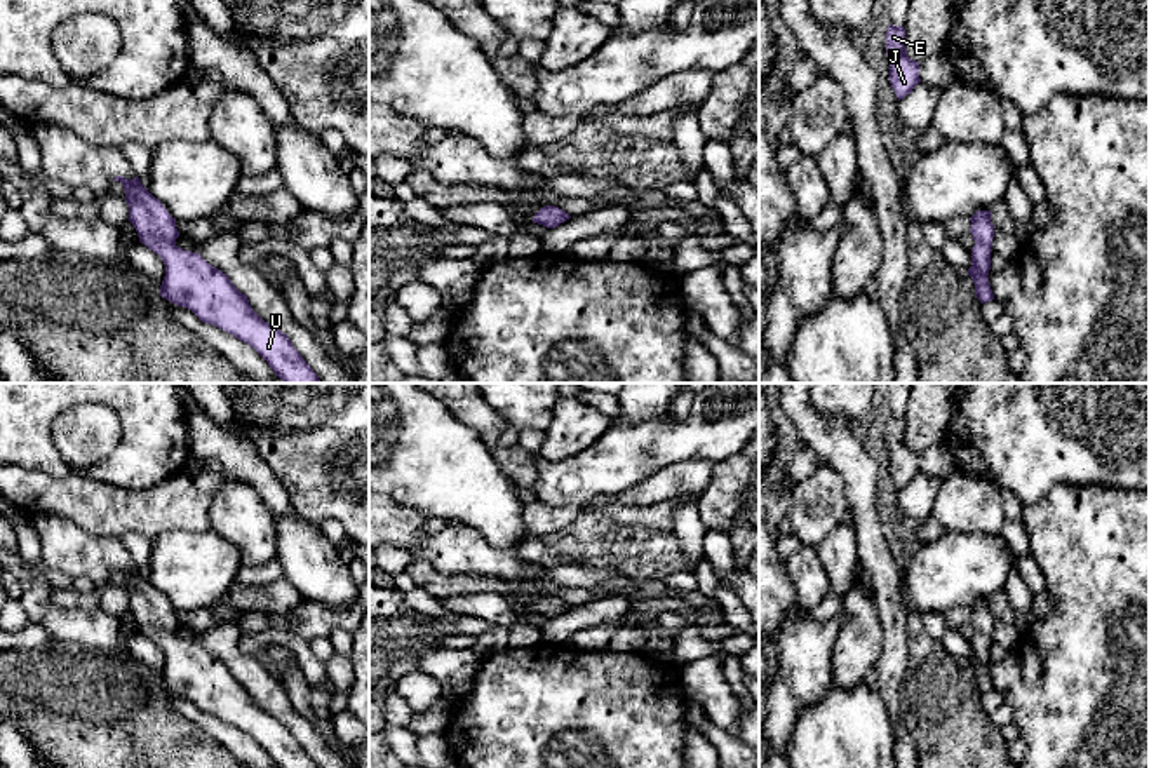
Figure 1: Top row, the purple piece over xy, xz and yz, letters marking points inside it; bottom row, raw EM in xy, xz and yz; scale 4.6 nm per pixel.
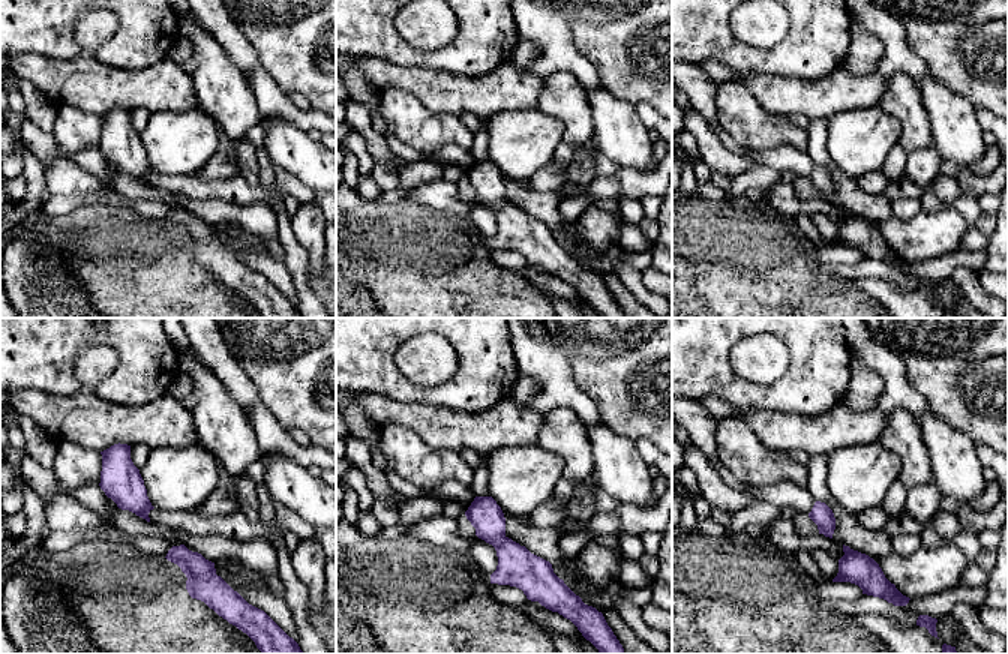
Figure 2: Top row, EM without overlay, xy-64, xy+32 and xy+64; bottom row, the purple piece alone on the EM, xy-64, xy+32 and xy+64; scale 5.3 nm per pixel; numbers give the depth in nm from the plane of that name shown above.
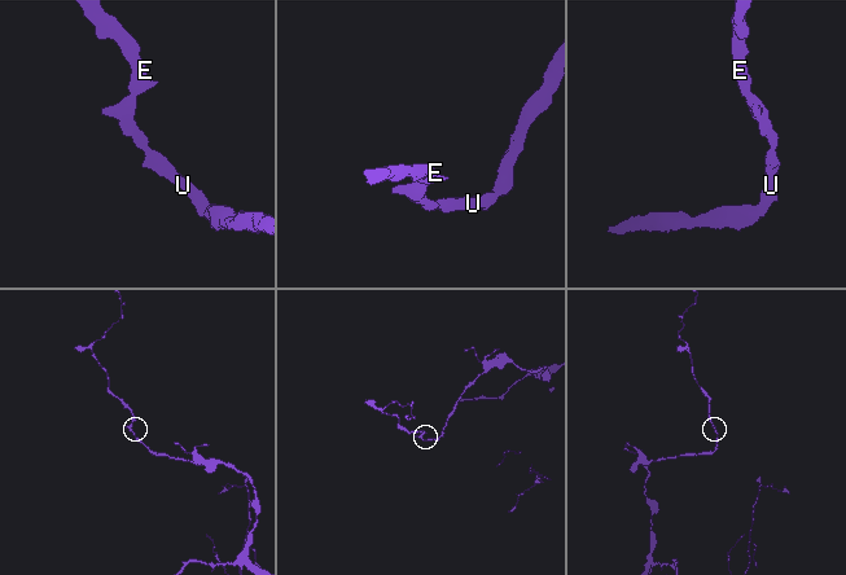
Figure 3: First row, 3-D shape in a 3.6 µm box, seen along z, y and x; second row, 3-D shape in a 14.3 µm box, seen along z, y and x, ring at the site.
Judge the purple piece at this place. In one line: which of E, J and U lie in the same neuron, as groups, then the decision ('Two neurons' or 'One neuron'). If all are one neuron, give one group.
Groups: E J U. One neuron

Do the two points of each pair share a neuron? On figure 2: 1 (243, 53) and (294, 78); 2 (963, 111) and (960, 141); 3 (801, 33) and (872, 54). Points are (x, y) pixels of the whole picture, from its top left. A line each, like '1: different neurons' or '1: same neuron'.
1: different neurons
2: same neuron
3: different neurons

